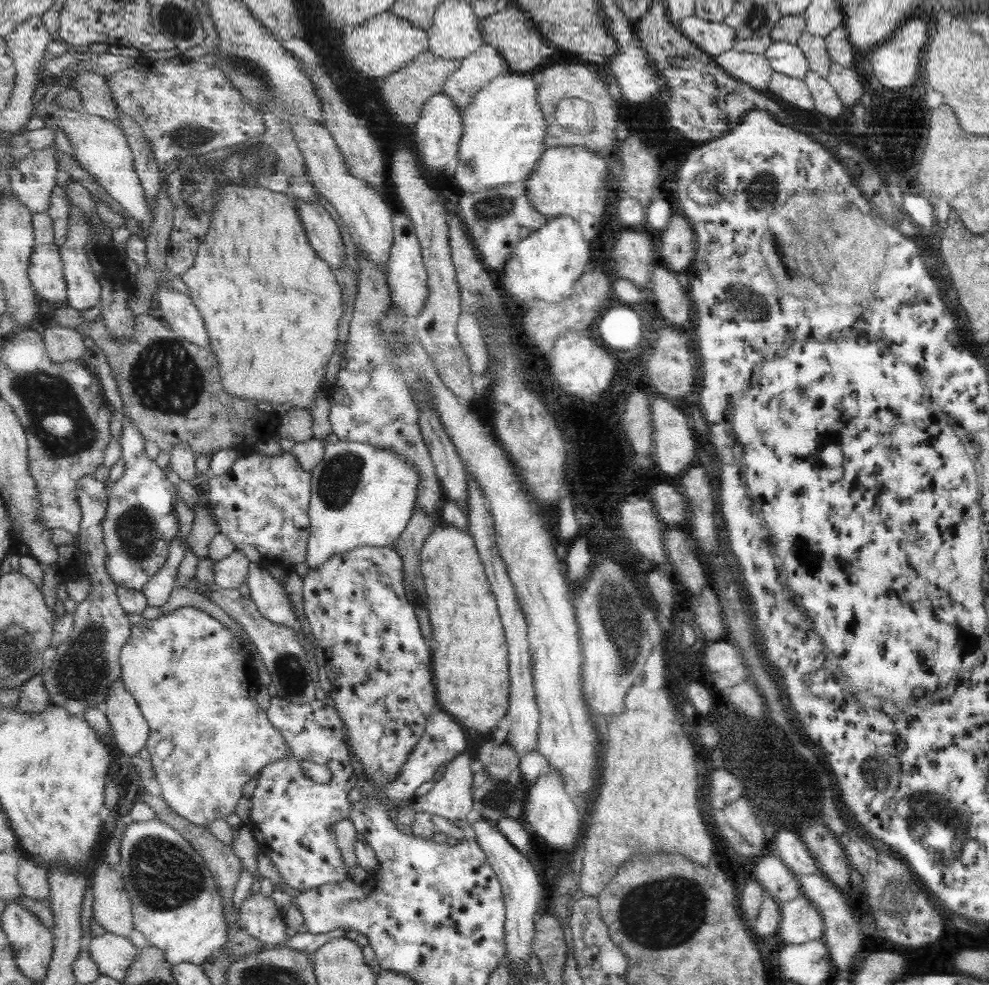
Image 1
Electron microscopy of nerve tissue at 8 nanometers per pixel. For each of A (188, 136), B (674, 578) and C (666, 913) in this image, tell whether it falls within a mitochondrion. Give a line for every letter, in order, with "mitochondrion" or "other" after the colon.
A: mitochondrion
B: other
C: mitochondrion

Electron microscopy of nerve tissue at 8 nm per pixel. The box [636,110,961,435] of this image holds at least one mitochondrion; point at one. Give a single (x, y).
(762, 188)

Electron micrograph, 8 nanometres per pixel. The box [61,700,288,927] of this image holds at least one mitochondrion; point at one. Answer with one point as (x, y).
(176, 876)

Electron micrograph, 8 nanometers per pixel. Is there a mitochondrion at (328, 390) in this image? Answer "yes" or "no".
no

